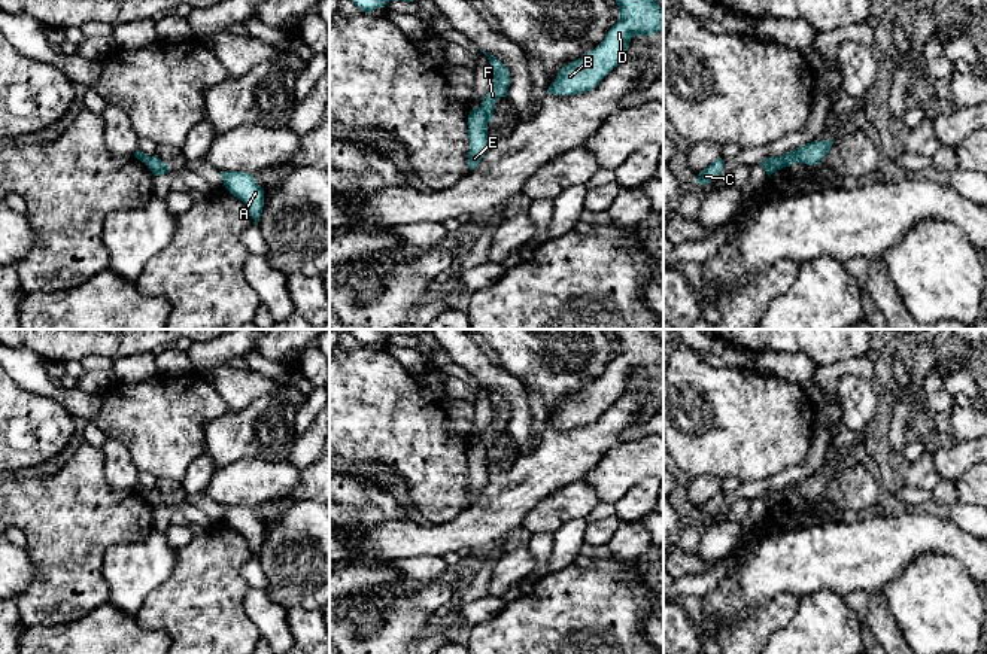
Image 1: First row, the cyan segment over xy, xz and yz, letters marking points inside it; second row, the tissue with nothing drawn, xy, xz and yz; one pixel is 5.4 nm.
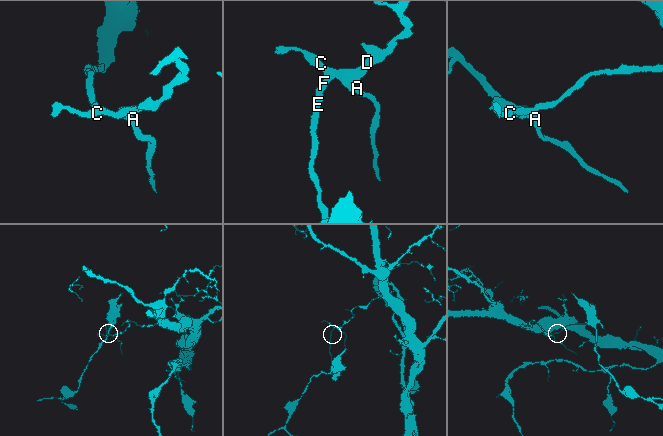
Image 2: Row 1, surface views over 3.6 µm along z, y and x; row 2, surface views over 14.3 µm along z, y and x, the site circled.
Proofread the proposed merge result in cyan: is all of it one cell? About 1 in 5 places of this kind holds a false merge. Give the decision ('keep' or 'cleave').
cleave

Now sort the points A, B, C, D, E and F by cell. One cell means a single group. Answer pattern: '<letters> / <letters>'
A B C D F / E

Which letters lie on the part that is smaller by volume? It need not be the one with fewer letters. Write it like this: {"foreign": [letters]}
{"foreign": ["E"]}

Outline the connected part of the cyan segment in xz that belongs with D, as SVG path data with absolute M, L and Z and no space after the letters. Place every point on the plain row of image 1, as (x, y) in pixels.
M613 329L619 356L584 390L564 399L547 426L576 429L593 423L626 389L635 369L652 369L663 362L663 343L652 329Z

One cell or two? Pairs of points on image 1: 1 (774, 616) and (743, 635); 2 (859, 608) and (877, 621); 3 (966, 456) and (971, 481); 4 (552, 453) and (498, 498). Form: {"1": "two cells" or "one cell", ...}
{"1": "one cell", "2": "two cells", "3": "two cells", "4": "one cell"}

